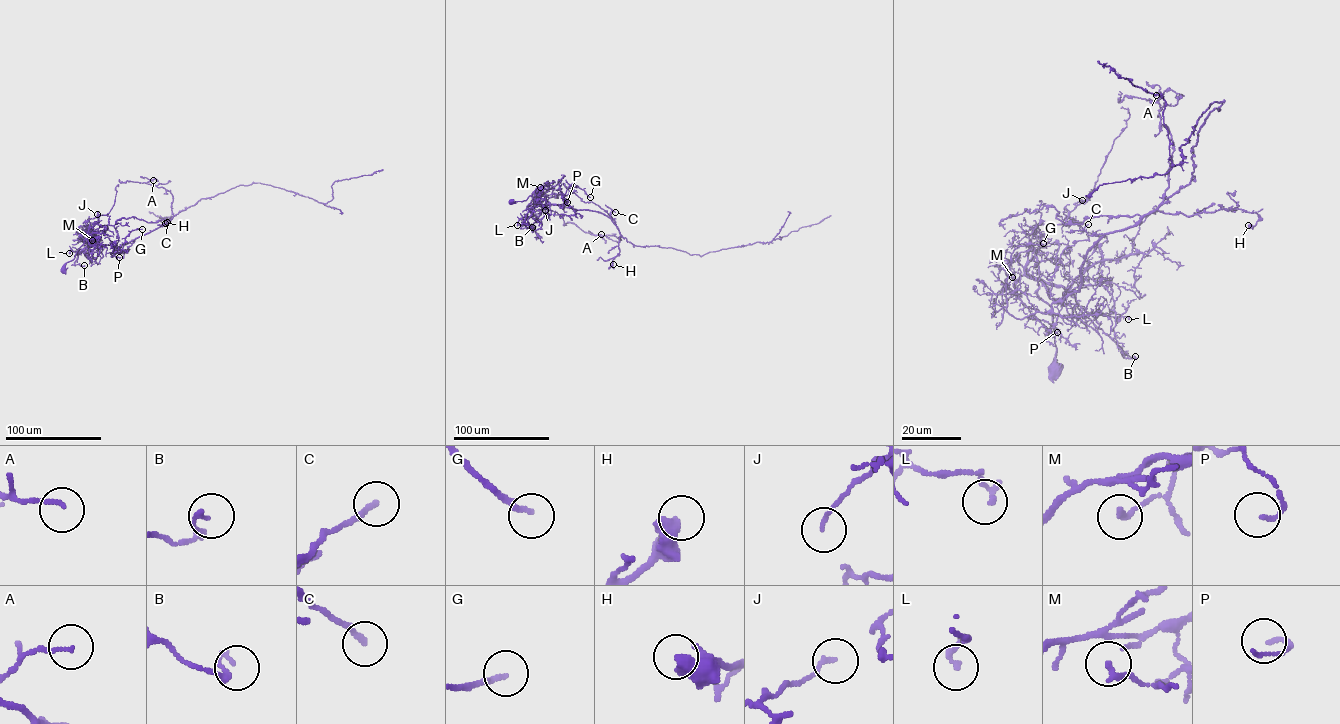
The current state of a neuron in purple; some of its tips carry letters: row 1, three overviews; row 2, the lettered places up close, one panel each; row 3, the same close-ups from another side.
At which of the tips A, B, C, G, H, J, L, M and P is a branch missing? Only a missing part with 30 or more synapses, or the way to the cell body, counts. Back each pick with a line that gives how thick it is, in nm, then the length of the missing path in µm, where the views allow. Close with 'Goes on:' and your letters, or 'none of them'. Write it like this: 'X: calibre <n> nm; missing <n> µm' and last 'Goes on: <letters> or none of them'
Goes on: none of them

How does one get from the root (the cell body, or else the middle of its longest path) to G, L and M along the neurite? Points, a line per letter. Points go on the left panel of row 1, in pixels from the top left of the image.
G: (63, 271), (84, 241), (113, 245), (118, 253), (128, 234), (142, 229)
L: (63, 271), (90, 233), (88, 248), (69, 253)
M: (63, 271), (84, 241), (95, 238), (92, 240)

